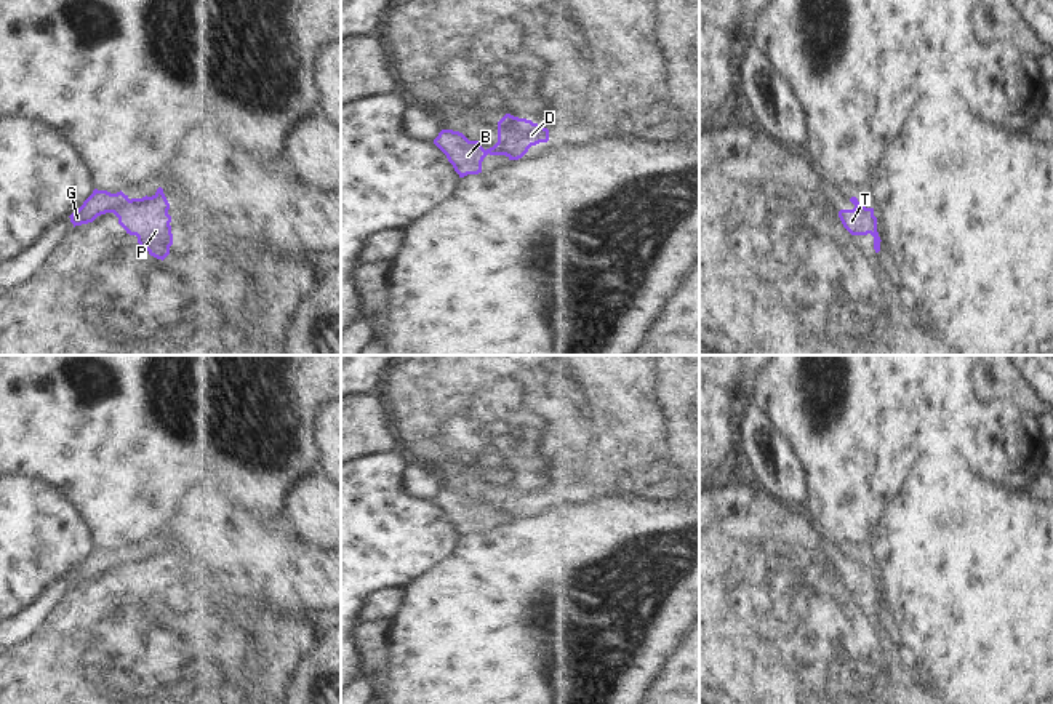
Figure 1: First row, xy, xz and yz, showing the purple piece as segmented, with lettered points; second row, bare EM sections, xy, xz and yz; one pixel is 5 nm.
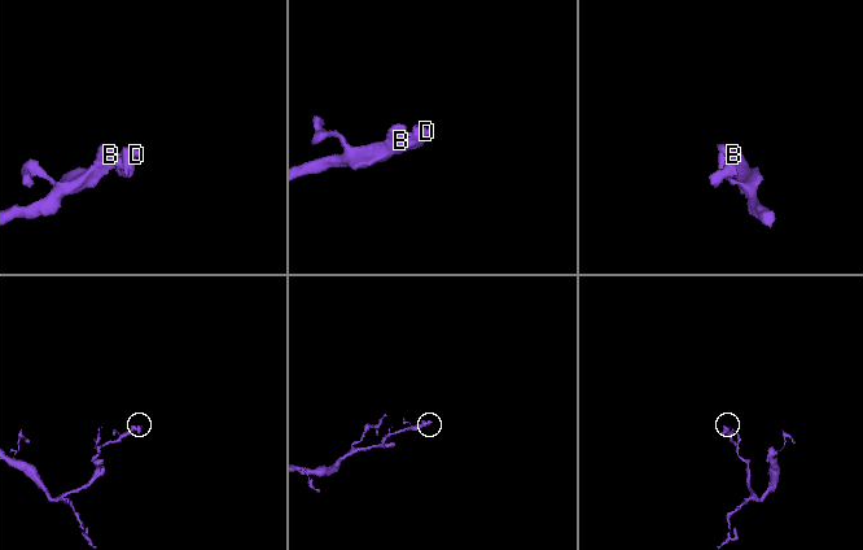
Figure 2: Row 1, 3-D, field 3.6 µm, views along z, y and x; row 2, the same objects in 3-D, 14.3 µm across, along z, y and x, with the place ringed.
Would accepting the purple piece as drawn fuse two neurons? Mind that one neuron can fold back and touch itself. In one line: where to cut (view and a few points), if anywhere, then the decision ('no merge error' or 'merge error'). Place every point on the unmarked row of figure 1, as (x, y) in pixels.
cut in xy along (128, 557), (112, 570); merge error

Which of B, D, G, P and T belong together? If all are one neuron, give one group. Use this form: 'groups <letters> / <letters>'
groups B G / D P T

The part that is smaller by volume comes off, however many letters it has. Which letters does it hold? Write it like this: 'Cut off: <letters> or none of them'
Cut off: D, P, T.

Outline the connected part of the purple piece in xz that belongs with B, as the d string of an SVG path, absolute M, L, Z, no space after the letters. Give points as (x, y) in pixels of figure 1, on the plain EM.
M442 488L434 502L446 514L459 536L482 531L482 520L488 510L480 499L469 499L459 490Z

